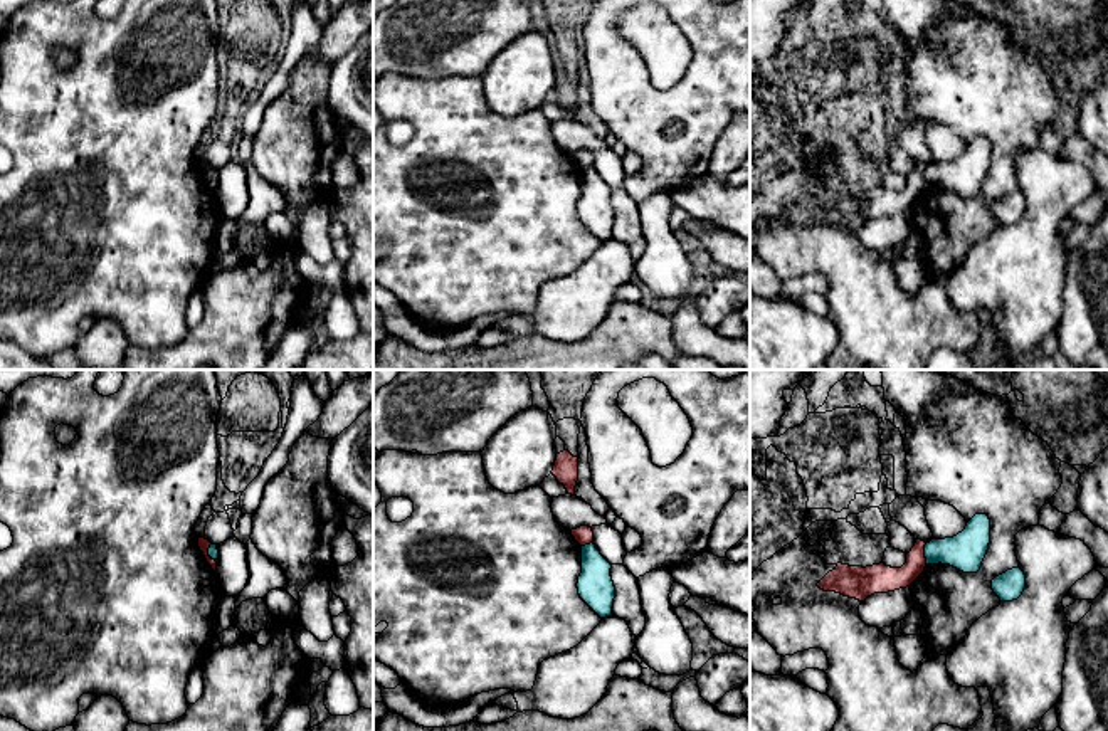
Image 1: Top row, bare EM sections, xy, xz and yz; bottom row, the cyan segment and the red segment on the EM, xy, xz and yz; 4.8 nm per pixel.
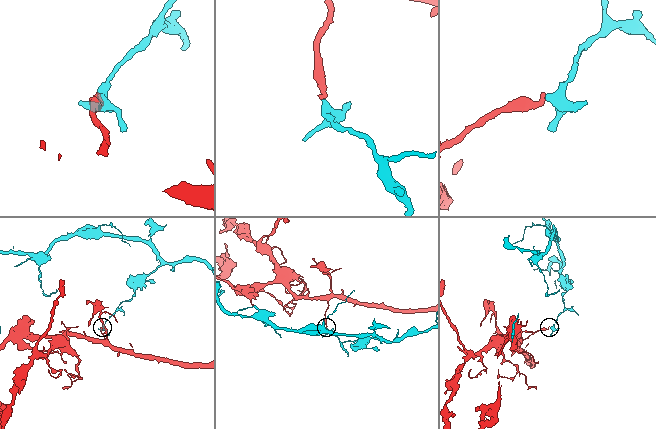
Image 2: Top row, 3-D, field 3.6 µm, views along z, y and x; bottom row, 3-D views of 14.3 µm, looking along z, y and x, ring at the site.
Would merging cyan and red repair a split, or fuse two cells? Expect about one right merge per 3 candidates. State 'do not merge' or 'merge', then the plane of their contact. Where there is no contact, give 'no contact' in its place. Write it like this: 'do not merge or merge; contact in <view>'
do not merge; contact in yz

